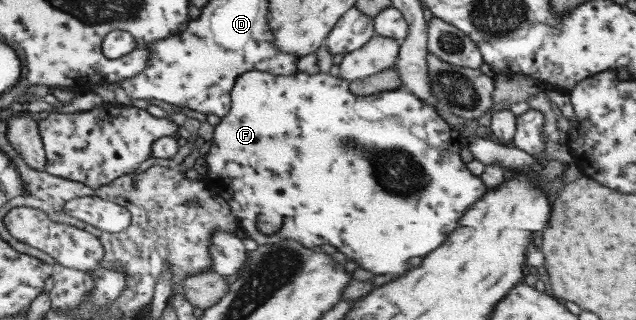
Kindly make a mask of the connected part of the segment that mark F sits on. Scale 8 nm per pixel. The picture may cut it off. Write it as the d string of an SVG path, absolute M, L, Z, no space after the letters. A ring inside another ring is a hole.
M253 69L251 72L242 74L238 78L232 93L231 112L221 119L214 129L212 146L205 156L208 163L208 175L204 182L217 195L226 199L239 222L243 222L243 228L251 232L251 228L259 234L258 218L269 212L283 215L283 226L276 232L280 238L259 238L259 244L275 244L285 239L293 239L315 248L321 244L333 244L341 252L345 252L351 260L359 262L365 270L371 270L375 274L405 274L409 270L409 260L419 256L425 258L433 250L437 250L453 230L458 229L463 216L471 205L477 204L479 200L490 193L490 187L483 182L479 175L475 174L467 164L461 160L461 150L469 147L469 139L461 135L461 132L449 126L441 116L437 114L434 107L424 103L417 95L405 91L404 88L385 91L372 95L357 95L350 90L349 81L342 77L337 78L331 73L307 74L296 72L291 76L264 73L261 70Z

